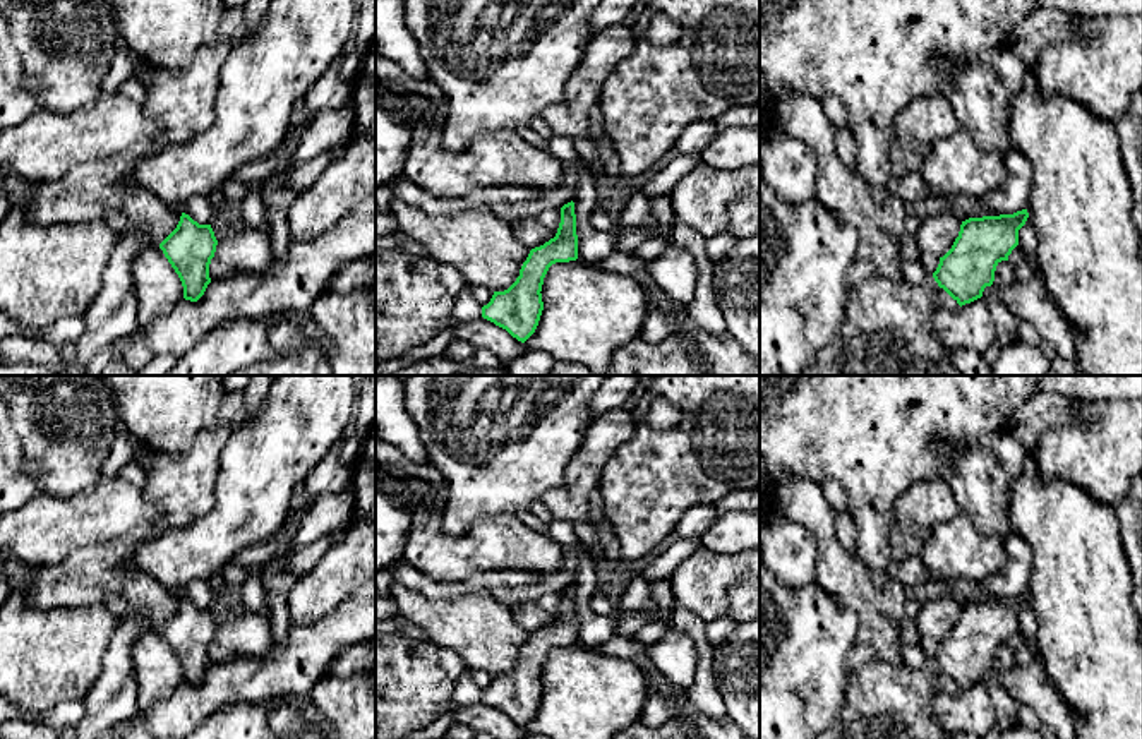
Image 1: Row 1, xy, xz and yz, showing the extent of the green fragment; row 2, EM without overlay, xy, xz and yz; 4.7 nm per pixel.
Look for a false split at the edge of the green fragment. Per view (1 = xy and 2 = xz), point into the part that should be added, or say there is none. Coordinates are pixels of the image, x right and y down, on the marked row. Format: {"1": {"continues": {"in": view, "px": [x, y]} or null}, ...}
{"1": {"continues": null}, "2": {"continues": null}}

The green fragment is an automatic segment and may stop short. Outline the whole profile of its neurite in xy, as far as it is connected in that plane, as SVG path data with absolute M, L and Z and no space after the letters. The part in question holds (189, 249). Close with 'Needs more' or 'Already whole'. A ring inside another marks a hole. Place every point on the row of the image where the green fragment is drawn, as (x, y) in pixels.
M185 213L177 228L159 243L182 281L185 300L197 302L211 283L209 264L216 245L211 225L199 225Z. Already whole

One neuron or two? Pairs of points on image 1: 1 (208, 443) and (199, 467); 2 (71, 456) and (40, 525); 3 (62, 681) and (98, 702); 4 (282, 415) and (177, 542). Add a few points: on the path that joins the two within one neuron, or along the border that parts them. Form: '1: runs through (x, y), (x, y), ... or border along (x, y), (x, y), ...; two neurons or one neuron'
1: runs through (206, 448), (201, 462); one neuron
2: border along (93, 487), (64, 499), (42, 492); two neurons
3: border along (102, 657), (102, 672), (83, 698); two neurons
4: runs through (273, 451), (261, 463), (258, 480), (213, 525); one neuron

